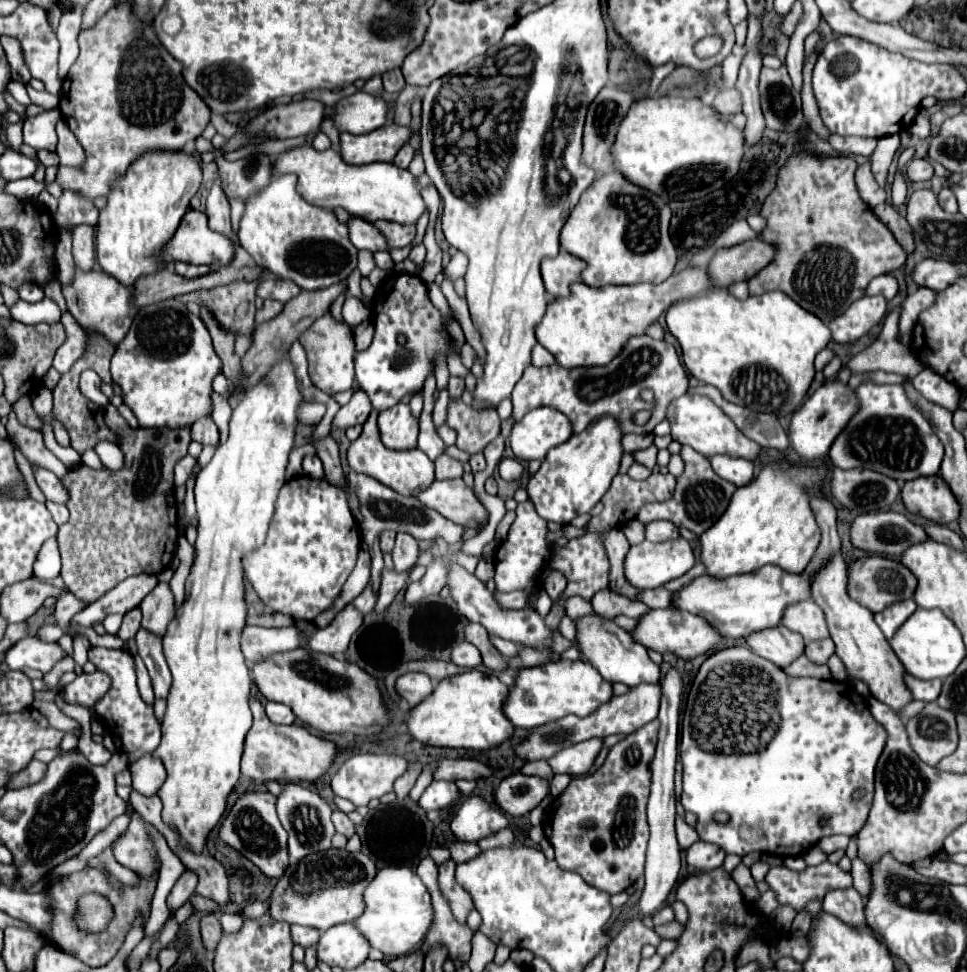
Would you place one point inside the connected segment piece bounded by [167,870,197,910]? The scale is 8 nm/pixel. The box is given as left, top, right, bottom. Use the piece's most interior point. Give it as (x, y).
(184, 887)

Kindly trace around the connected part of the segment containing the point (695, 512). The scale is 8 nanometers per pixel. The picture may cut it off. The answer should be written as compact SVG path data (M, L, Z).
M689 446L681 448L681 458L685 460L685 472L677 478L675 496L667 502L643 506L637 514L637 520L641 520L643 524L653 522L653 520L669 520L669 522L673 522L677 526L683 526L683 528L695 532L697 536L701 536L705 530L709 530L723 516L723 512L729 506L729 500L731 500L733 492L737 490L737 486L719 478L711 468L709 458L691 450Z

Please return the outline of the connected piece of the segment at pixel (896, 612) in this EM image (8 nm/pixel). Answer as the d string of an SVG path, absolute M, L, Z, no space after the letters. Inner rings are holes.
M903 600L899 604L891 604L891 608L885 608L883 612L875 614L875 624L881 628L885 638L891 638L897 628L917 610L917 604L913 600Z

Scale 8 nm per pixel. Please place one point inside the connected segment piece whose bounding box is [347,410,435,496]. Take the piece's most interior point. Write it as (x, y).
(409, 471)

